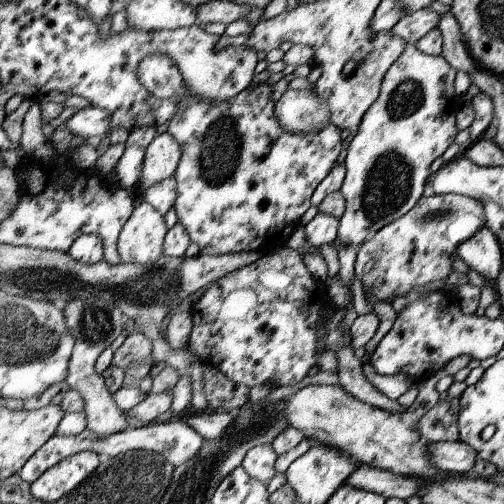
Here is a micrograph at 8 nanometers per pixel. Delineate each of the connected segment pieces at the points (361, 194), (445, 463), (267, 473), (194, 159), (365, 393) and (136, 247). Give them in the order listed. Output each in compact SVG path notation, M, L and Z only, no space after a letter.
M414 43L406 46L383 77L380 95L352 138L341 187L346 200L338 238L345 247L362 246L370 232L378 233L405 216L424 194L430 166L450 148L456 134L457 112L452 104L457 71L441 56L426 55Z
M461 441L428 442L427 456L434 467L446 473L472 472L477 460L476 452Z
M272 444L257 445L246 452L241 468L267 486L277 474L276 458L278 458L278 452Z
M161 53L149 55L139 68L138 76L156 99L176 99L175 115L168 122L167 132L182 148L182 159L173 177L177 193L173 208L177 222L186 230L191 243L200 247L198 255L218 257L255 251L264 256L285 247L292 233L301 226L303 214L311 207L311 197L318 184L336 166L338 154L342 152L340 130L331 122L319 134L285 132L274 115L276 100L270 98L273 85L266 82L226 101L206 99L192 90L188 92L176 64Z
M352 347L344 348L336 353L338 358L339 385L347 390L352 397L366 402L368 405L390 413L404 413L407 408L399 405L397 400L387 398L379 392L363 372L363 360L358 360Z
M146 202L136 206L119 236L118 252L123 263L152 265L163 255L168 228L164 218Z

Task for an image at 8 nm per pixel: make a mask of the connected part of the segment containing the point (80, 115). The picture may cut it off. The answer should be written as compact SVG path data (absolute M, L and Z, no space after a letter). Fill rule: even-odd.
M97 107L78 110L72 118L62 124L64 129L82 137L84 141L96 135L104 135L109 130L109 113Z

